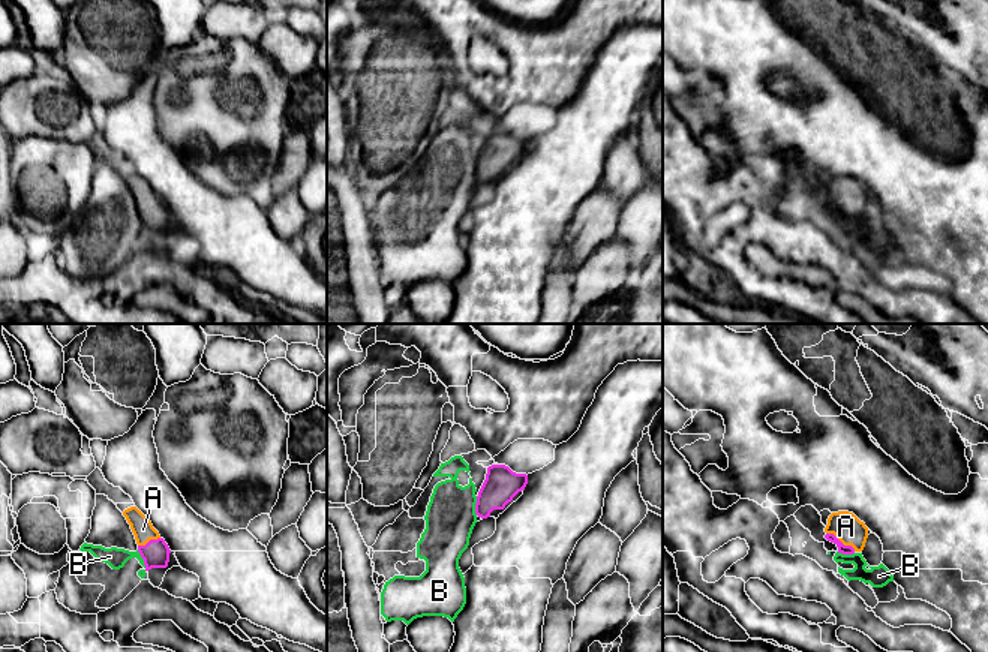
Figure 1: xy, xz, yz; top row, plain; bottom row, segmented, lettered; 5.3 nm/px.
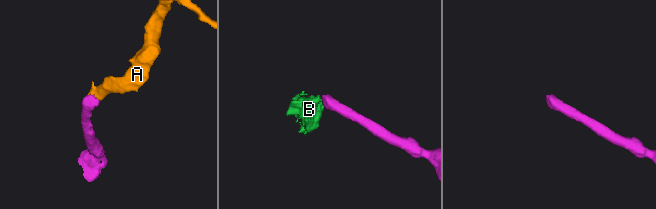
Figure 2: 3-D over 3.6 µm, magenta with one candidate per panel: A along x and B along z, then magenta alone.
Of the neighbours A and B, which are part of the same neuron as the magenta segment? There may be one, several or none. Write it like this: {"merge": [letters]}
{"merge": ["A"]}

